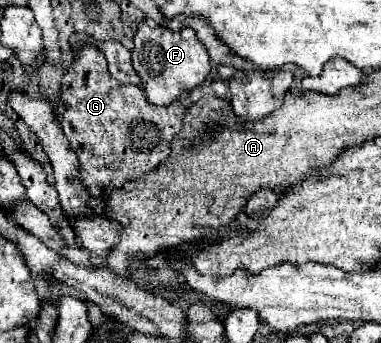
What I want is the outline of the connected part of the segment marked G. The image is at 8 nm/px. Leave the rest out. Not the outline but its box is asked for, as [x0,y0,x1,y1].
[56,46,186,200]

